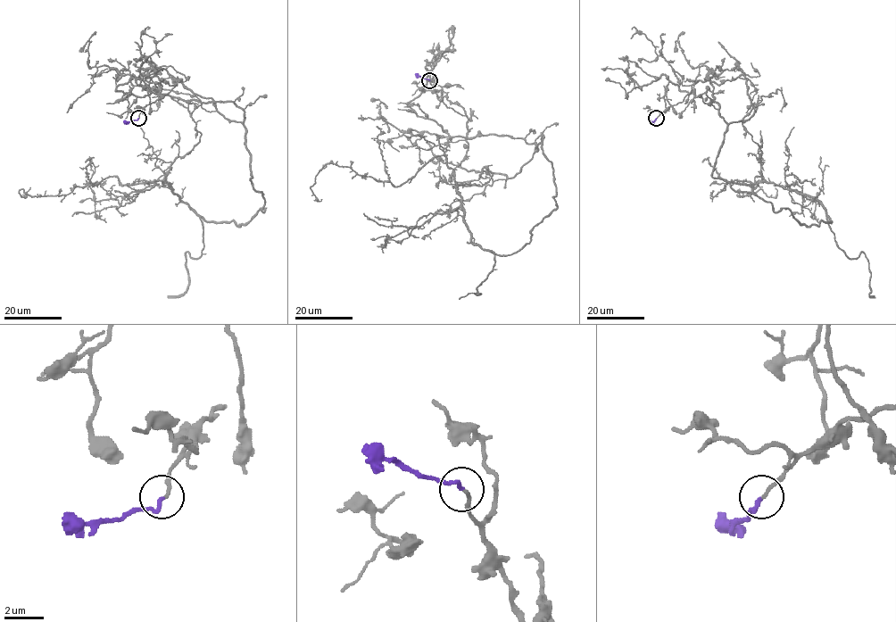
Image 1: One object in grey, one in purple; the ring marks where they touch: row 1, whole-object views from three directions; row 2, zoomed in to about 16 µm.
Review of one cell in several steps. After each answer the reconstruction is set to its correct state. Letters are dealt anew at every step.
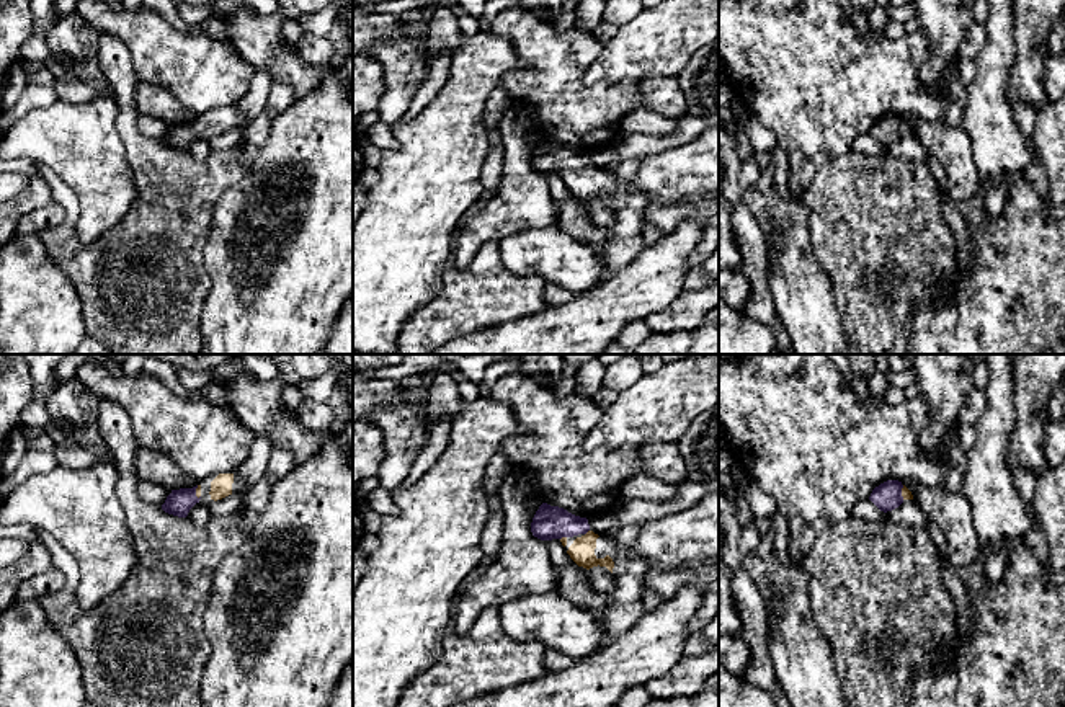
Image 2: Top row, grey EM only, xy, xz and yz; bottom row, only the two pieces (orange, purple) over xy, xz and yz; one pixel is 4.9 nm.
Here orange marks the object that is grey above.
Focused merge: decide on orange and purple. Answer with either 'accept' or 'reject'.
accept

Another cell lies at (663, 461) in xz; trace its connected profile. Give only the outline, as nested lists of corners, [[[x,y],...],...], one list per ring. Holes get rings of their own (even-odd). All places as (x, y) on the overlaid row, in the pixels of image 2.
[[[653,442],[640,447],[640,465],[635,474],[652,475],[668,483],[686,480],[686,464],[675,442]]]

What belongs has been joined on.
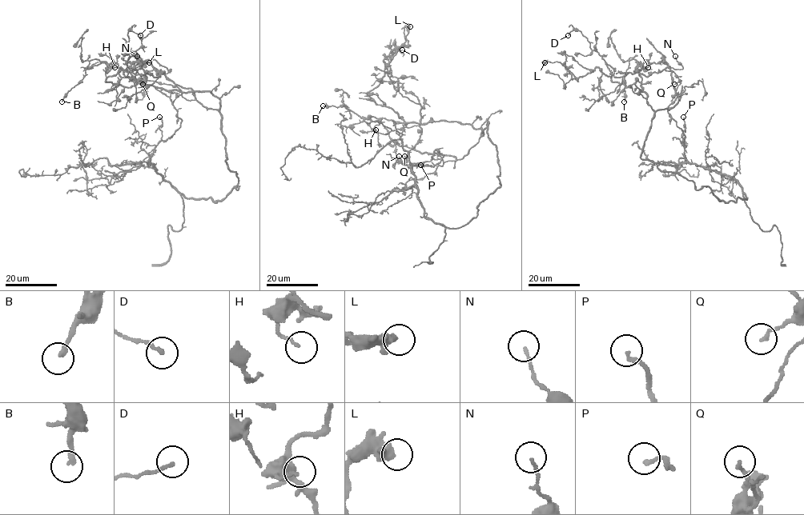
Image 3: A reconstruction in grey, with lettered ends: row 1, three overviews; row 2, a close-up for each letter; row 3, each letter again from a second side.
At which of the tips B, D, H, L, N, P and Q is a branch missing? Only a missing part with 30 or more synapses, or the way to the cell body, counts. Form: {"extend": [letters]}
{"extend": []}

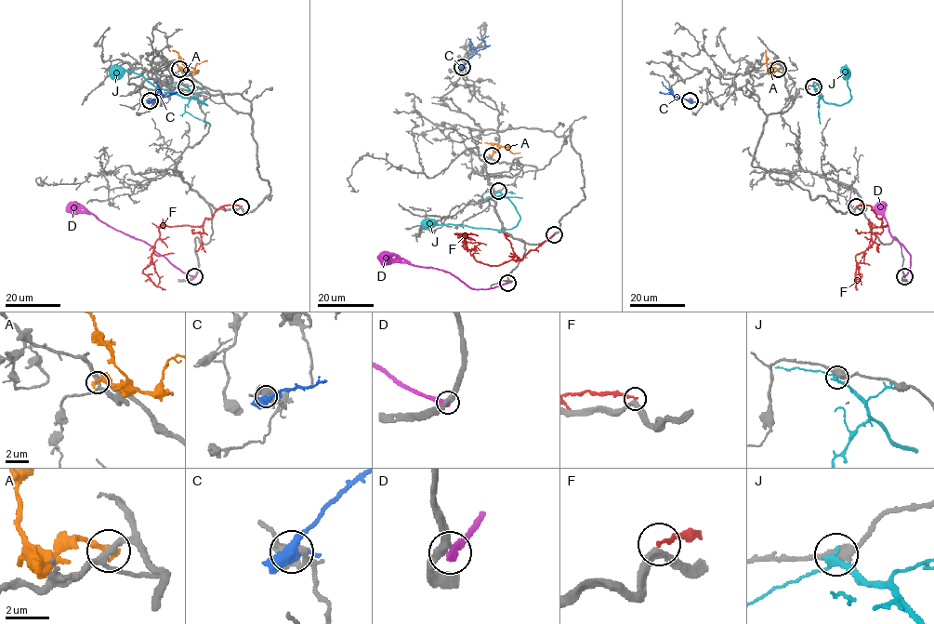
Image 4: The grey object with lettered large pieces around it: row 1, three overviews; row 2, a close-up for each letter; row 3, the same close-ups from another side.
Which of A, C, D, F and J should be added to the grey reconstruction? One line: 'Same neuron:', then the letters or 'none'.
Same neuron: none

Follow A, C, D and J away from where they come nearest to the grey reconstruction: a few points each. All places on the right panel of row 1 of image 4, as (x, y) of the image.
A: (778, 69), (773, 67), (769, 71), (775, 59)
C: (690, 100), (659, 91)
D: (904, 277), (910, 267), (910, 254), (888, 232), (886, 219), (876, 211), (878, 207)
J: (812, 86), (826, 102), (842, 105), (851, 98), (846, 70), (842, 73), (845, 75)

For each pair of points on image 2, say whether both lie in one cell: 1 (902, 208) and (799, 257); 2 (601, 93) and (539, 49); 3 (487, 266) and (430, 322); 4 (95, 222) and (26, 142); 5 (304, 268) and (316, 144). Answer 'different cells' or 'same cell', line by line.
1: different cells
2: same cell
3: same cell
4: same cell
5: same cell

